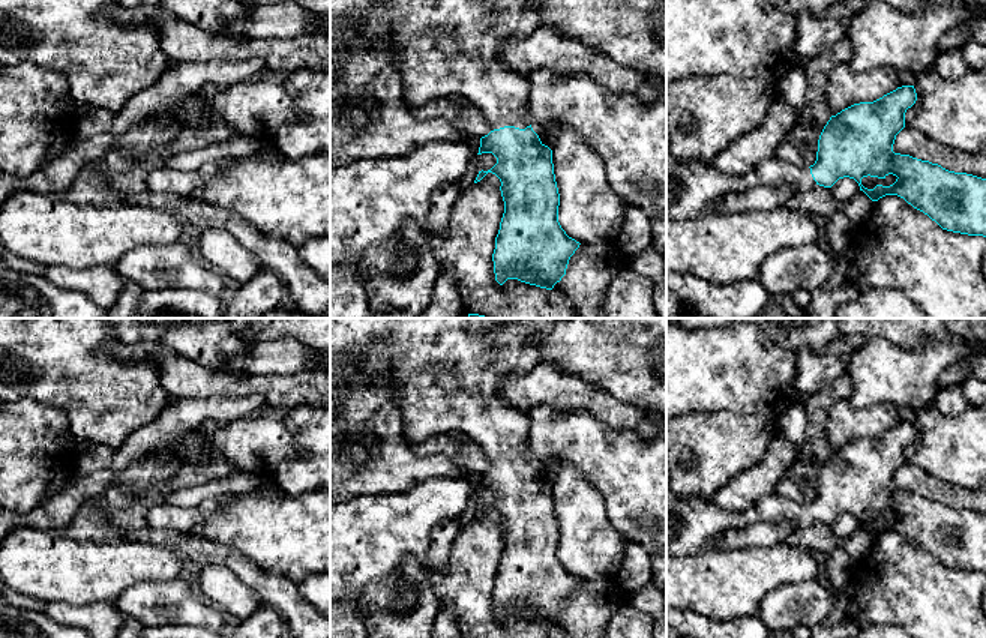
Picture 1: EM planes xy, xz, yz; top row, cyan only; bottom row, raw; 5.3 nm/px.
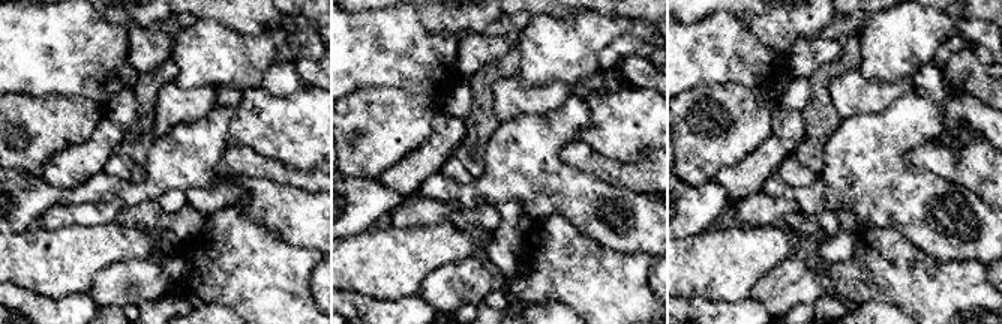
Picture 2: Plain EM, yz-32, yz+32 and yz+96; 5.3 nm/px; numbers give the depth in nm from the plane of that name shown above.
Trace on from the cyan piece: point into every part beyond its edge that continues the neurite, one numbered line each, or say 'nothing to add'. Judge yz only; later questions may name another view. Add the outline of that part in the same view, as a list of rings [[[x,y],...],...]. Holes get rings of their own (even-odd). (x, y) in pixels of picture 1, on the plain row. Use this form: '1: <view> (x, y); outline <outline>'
1: yz (694, 523); outline [[[666,489],[666,555],[695,555],[711,546],[729,528],[753,522],[785,522],[795,528],[816,522],[809,503],[798,504],[776,492],[759,500],[756,506],[737,513],[720,507],[714,500],[683,495]]]

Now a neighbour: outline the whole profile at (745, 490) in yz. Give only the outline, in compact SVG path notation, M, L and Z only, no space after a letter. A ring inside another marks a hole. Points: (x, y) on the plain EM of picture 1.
M774 432L764 458L720 486L713 500L726 510L744 513L761 498L776 492L777 483L788 476L797 456L798 447Z

